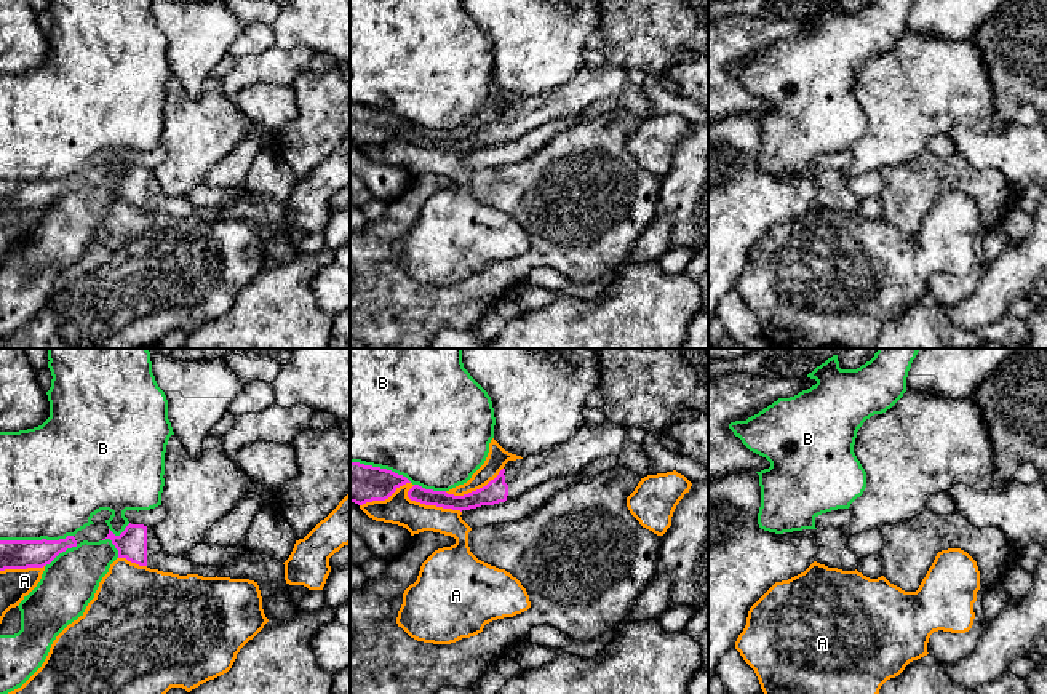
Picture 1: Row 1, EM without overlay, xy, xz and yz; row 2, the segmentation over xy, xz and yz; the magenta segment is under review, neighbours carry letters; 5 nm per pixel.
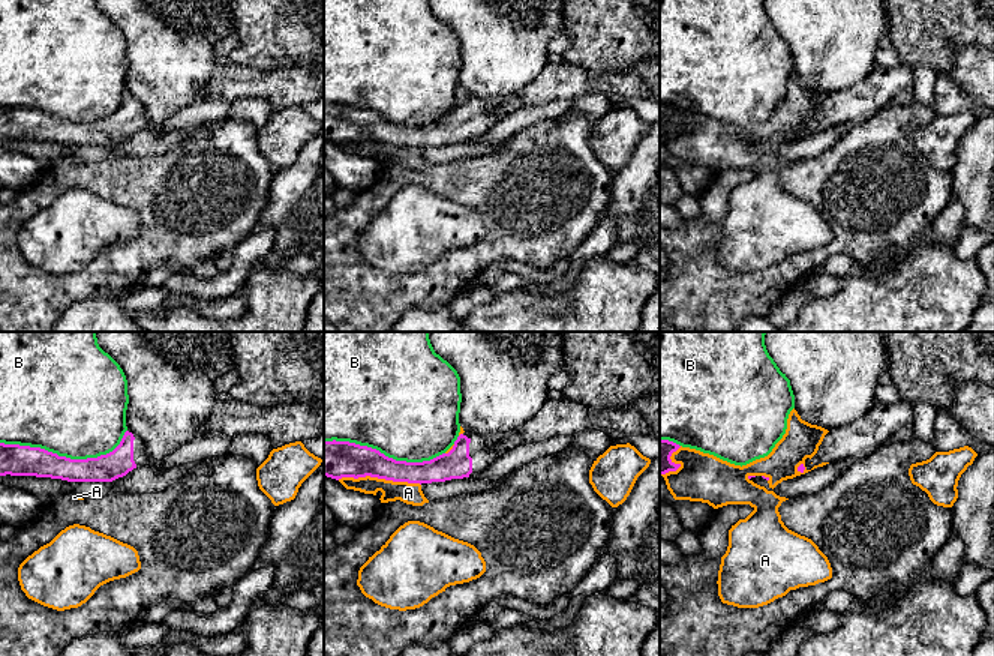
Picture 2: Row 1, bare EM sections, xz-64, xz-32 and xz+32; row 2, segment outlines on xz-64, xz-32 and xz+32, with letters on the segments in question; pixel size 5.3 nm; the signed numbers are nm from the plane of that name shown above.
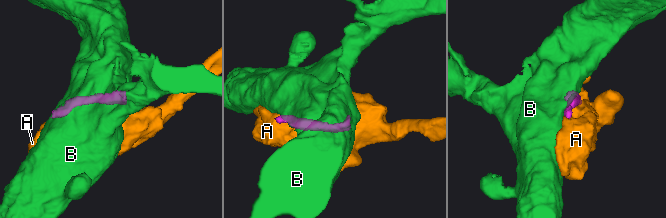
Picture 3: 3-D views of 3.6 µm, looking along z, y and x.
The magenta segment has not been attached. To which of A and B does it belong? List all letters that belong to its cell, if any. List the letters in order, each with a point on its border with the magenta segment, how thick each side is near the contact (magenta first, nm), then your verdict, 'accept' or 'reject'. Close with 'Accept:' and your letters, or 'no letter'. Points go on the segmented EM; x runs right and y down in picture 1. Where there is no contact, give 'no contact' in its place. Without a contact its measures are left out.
A: meets magenta in xz at (432, 504); 90 nm thick on the magenta side, 160 nm on the other; reject
B: meets magenta in xy at (35, 541); 140 nm thick on the magenta side, 460 nm on the other; reject
Accept: no letter

